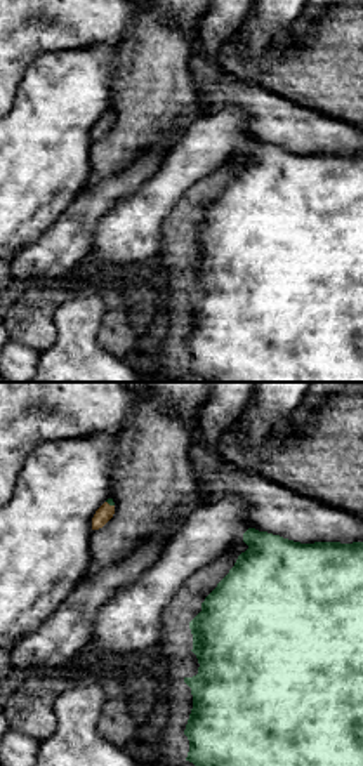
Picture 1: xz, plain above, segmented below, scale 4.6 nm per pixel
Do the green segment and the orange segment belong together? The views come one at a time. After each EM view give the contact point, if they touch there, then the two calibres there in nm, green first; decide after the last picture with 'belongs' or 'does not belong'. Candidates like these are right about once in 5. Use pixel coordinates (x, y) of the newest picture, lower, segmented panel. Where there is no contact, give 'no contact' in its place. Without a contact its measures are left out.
contact (110, 504); calibres 30 and 80 nm

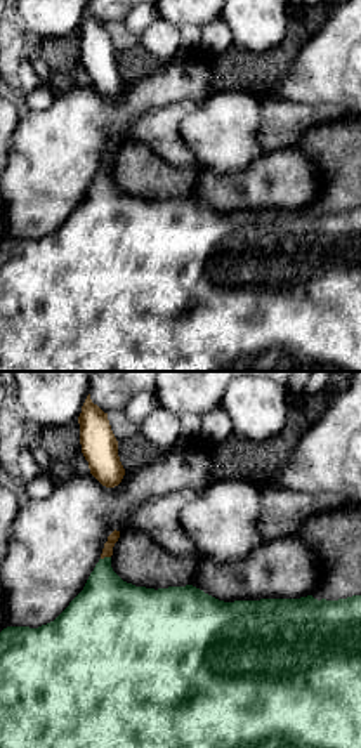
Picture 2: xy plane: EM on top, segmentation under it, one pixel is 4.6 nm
contact (105, 557); calibres 320 and 50 nm

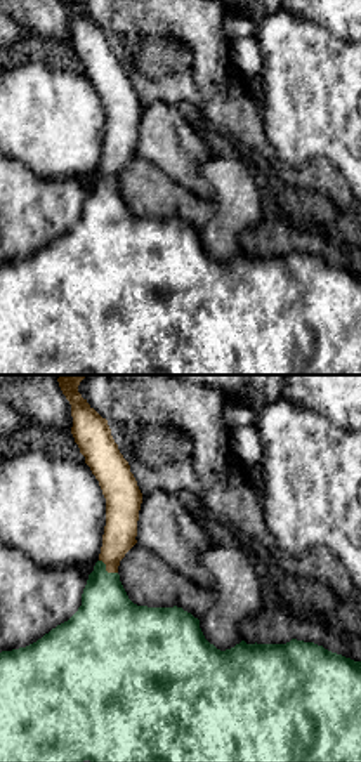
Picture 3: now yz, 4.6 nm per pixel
contact (105, 570); calibres 300 and 150 nm

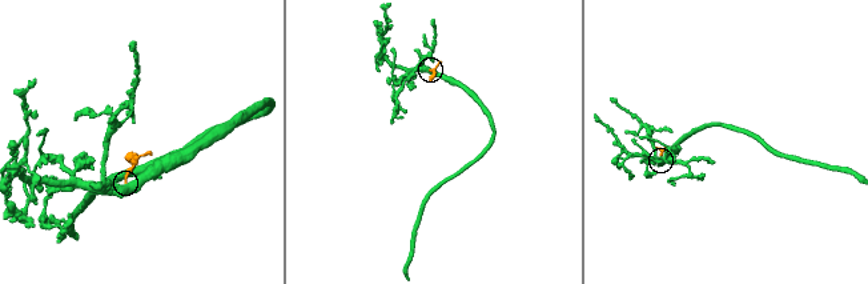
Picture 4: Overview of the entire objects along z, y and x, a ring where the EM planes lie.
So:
belongs

